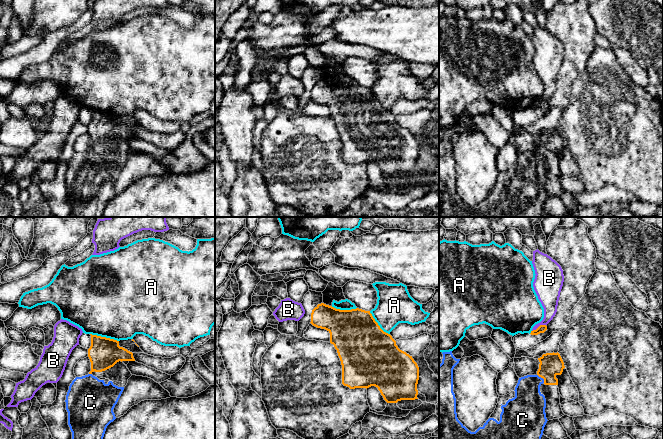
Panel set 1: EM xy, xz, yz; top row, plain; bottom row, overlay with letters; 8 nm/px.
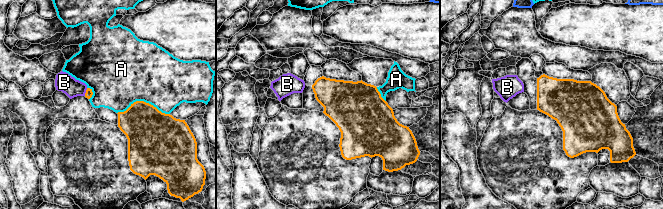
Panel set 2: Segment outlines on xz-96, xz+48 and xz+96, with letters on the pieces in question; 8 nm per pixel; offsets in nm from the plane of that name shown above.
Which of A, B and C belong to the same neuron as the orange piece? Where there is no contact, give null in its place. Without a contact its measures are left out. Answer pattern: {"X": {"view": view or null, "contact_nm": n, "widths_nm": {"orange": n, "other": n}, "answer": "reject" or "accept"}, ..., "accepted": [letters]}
{"A": {"view": "xy", "contact_nm": 240, "widths_nm": {"orange": 240, "other": 500}, "answer": "reject"}, "B": {"view": "yz", "contact_nm": 130, "widths_nm": {"orange": 60, "other": 160}, "answer": "reject"}, "C": {"view": "yz", "contact_nm": 90, "widths_nm": {"orange": 190, "other": 260}, "answer": "accept"}, "accepted": ["C"]}

